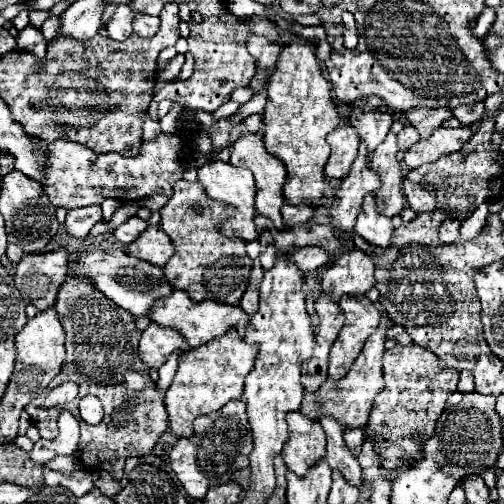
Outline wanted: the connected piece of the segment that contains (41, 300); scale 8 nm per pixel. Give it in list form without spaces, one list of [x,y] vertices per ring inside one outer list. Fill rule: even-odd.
[[[58,247],[48,253],[24,255],[16,267],[14,283],[24,301],[34,303],[36,309],[54,305],[58,287],[64,283],[68,271],[68,249]]]

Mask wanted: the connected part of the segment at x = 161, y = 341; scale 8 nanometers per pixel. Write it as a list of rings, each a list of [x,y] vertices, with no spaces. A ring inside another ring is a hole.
[[[150,323],[140,337],[140,359],[154,369],[160,369],[168,357],[186,345],[184,337],[176,329],[168,329],[156,323]]]

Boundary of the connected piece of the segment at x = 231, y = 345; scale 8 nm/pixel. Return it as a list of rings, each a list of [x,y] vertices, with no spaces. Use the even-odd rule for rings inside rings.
[[[230,329],[228,333],[216,337],[208,345],[200,345],[188,349],[178,359],[178,369],[172,385],[164,393],[164,407],[168,411],[168,435],[172,437],[192,437],[192,421],[196,415],[206,415],[210,411],[218,411],[230,399],[240,399],[244,389],[244,379],[254,367],[258,347],[248,345],[240,339],[240,335]]]

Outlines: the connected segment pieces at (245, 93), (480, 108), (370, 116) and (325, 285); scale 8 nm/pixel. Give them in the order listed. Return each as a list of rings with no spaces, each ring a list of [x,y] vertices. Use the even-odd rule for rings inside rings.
[[[249,86],[239,87],[230,95],[230,101],[238,102],[240,105],[247,103],[253,97],[253,91]]]
[[[478,101],[476,105],[460,105],[458,109],[452,109],[454,117],[464,125],[474,125],[484,117],[484,101]]]
[[[350,107],[350,125],[358,131],[360,139],[366,143],[370,153],[384,141],[392,121],[394,115],[390,111],[380,111],[380,109],[364,111]]]
[[[352,249],[342,253],[322,275],[322,291],[330,293],[334,301],[340,301],[342,295],[362,297],[370,287],[374,287],[374,263],[360,251]]]

